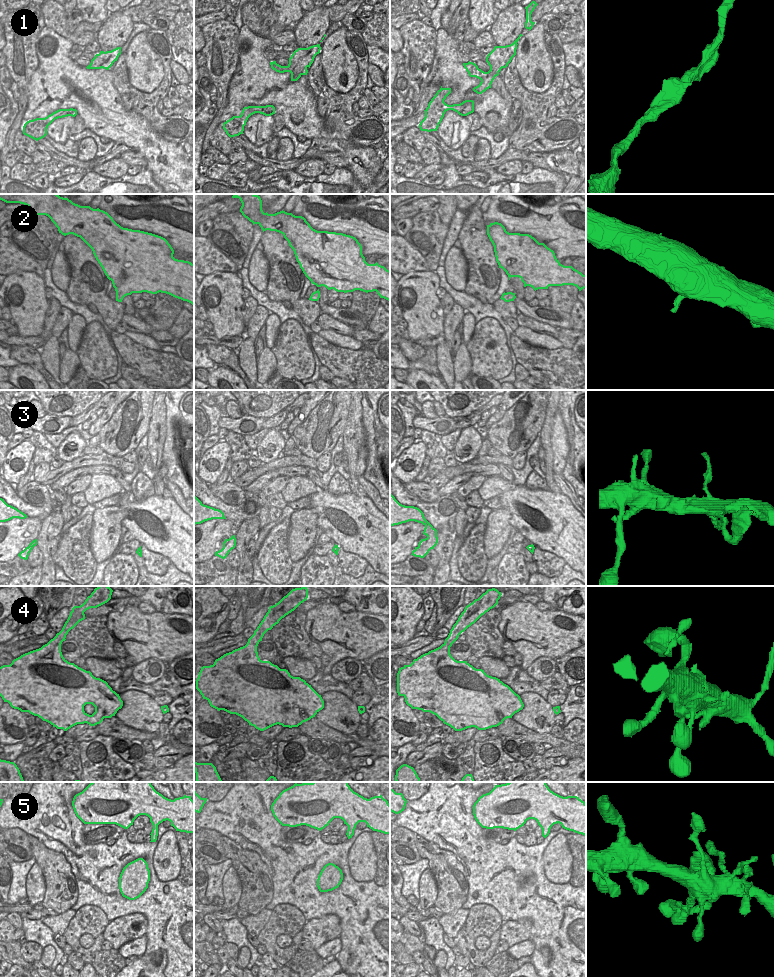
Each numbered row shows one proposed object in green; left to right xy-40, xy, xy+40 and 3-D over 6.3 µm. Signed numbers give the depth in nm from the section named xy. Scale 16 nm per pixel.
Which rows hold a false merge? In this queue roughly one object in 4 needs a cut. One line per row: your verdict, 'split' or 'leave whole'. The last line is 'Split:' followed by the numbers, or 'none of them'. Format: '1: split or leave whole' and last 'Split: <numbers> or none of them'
1: leave whole
2: leave whole
3: leave whole
4: leave whole
5: leave whole
Split: none of them

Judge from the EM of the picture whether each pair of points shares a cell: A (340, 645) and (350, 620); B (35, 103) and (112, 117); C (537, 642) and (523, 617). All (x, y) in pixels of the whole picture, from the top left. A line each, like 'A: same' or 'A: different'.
A: same
B: same
C: same

